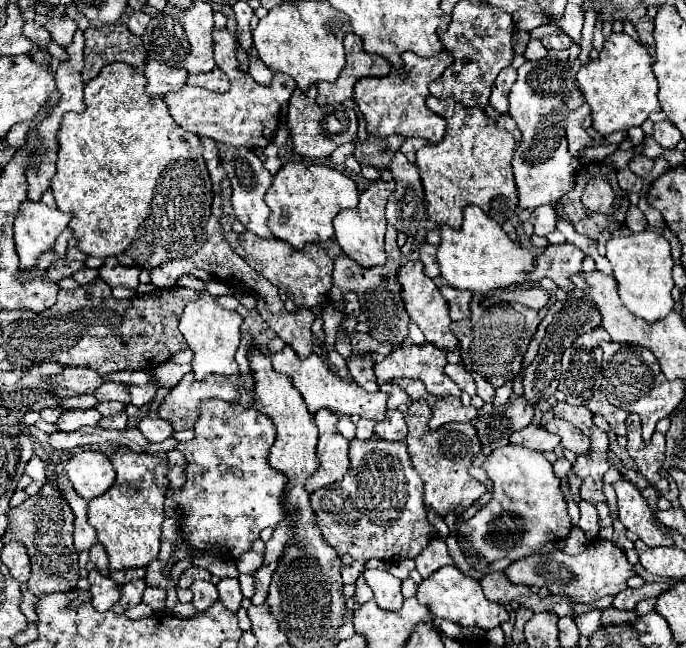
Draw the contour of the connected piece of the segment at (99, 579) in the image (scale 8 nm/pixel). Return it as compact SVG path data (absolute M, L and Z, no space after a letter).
M98 570L88 572L88 582L90 582L90 592L92 592L92 604L100 612L110 610L112 604L118 602L120 598L120 586L112 580L102 576Z

